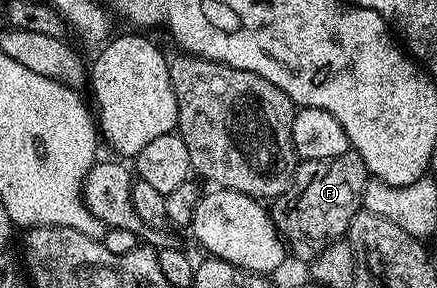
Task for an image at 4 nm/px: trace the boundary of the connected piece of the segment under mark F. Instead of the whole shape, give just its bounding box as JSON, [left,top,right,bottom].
[269,150,369,260]

